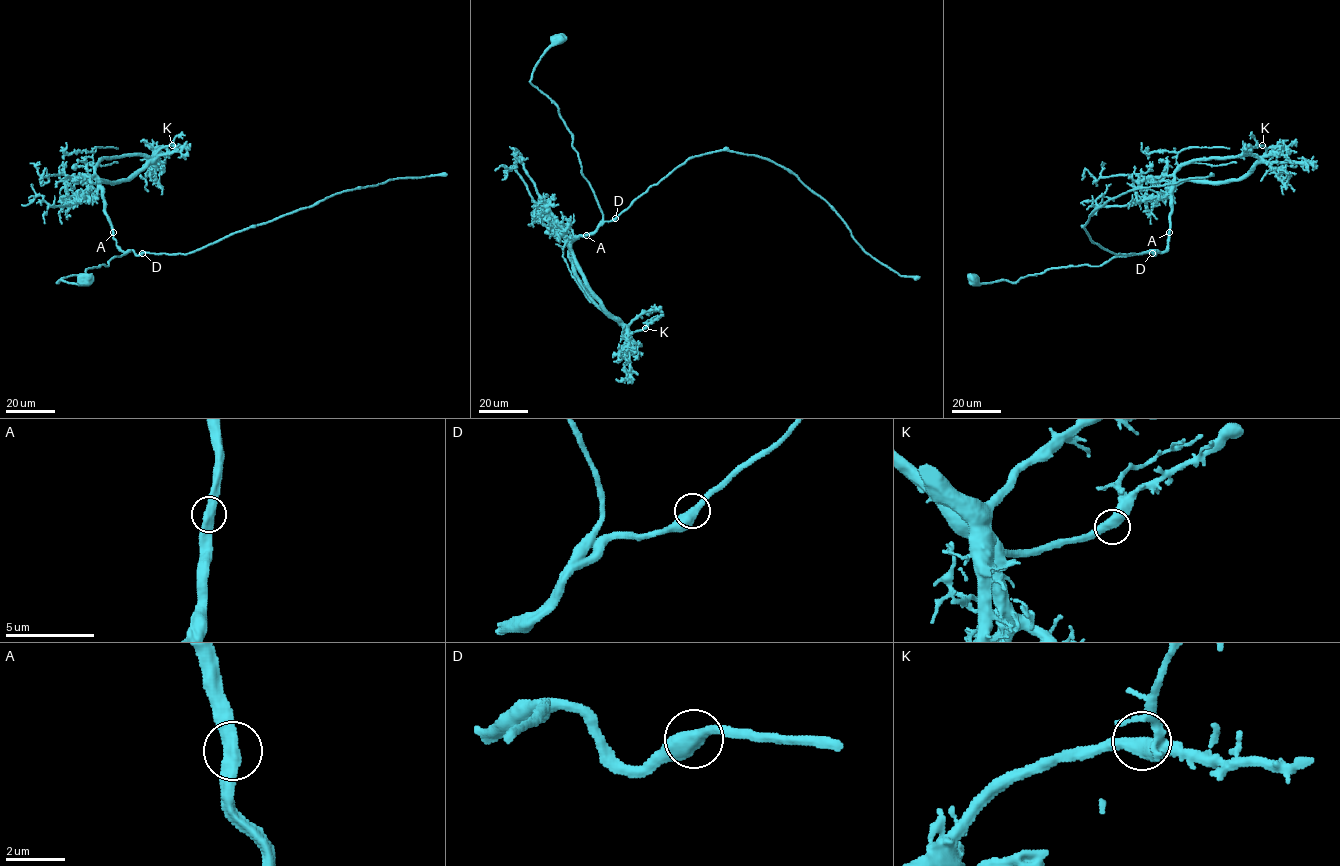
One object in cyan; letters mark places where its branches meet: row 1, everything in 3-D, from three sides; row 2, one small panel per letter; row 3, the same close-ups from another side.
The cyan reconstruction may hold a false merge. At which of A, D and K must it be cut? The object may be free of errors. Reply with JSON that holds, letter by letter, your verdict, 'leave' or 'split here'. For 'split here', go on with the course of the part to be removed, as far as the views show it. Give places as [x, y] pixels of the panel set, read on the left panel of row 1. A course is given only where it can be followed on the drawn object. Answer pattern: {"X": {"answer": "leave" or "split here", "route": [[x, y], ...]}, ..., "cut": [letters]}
{"A": {"answer": "leave"}, "D": {"answer": "leave"}, "K": {"answer": "leave"}, "cut": []}

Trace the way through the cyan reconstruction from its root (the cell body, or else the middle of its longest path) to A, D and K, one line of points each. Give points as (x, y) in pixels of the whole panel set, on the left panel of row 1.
A: (85, 278), (78, 284), (57, 283), (108, 266), (128, 252), (116, 245), (113, 232)
D: (85, 278), (78, 284), (57, 283), (108, 266), (129, 250), (142, 253)
K: (85, 278), (57, 283), (129, 250), (116, 245), (95, 168), (103, 158), (153, 156), (172, 145)

